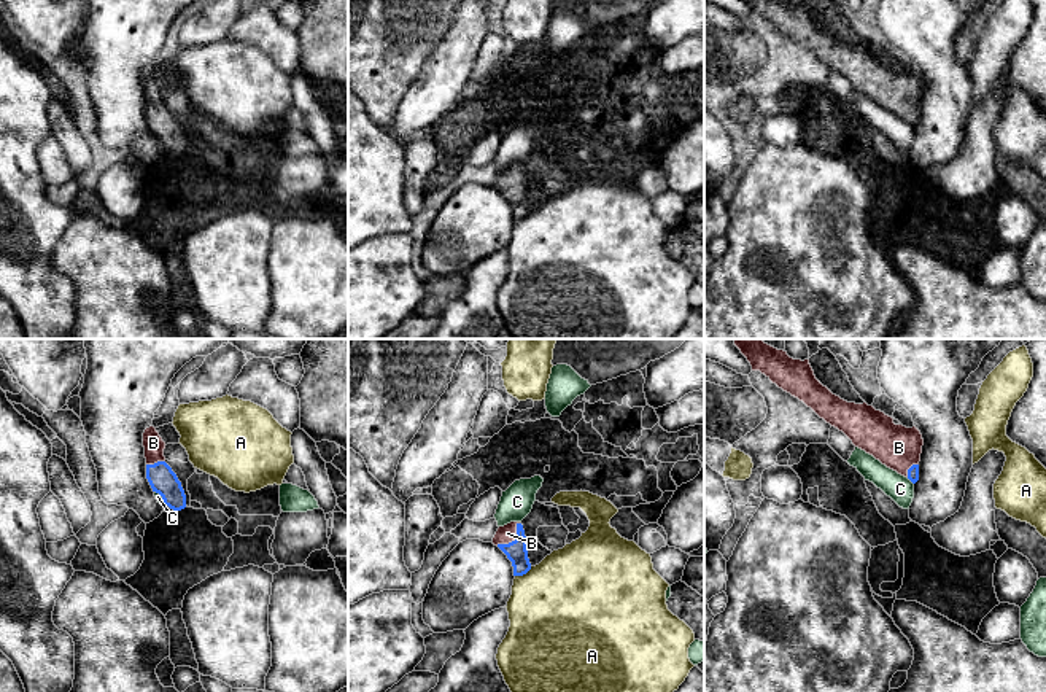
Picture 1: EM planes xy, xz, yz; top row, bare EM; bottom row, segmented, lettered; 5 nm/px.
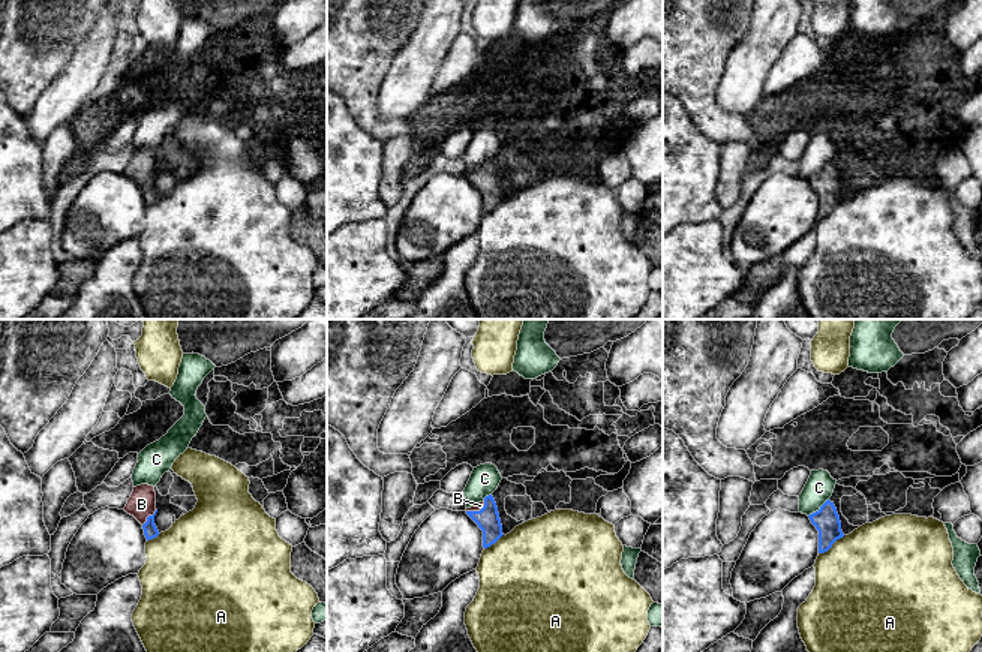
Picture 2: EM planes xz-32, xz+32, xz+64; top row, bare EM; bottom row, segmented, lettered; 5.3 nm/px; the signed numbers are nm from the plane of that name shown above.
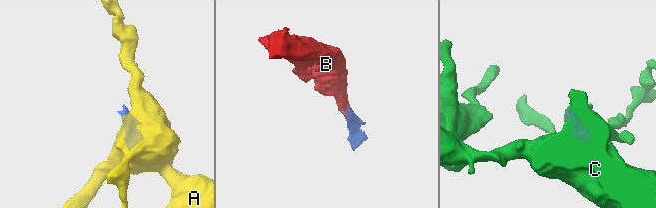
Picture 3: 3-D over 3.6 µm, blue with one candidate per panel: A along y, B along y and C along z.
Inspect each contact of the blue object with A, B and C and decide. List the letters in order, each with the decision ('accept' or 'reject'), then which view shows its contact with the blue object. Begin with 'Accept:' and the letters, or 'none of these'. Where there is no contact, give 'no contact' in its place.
Accept: B
A: reject | xz
B: accept | xz
C: reject | yz

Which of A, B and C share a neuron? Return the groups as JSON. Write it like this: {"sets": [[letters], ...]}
{"sets": [["A"], ["B"], ["C"]]}

